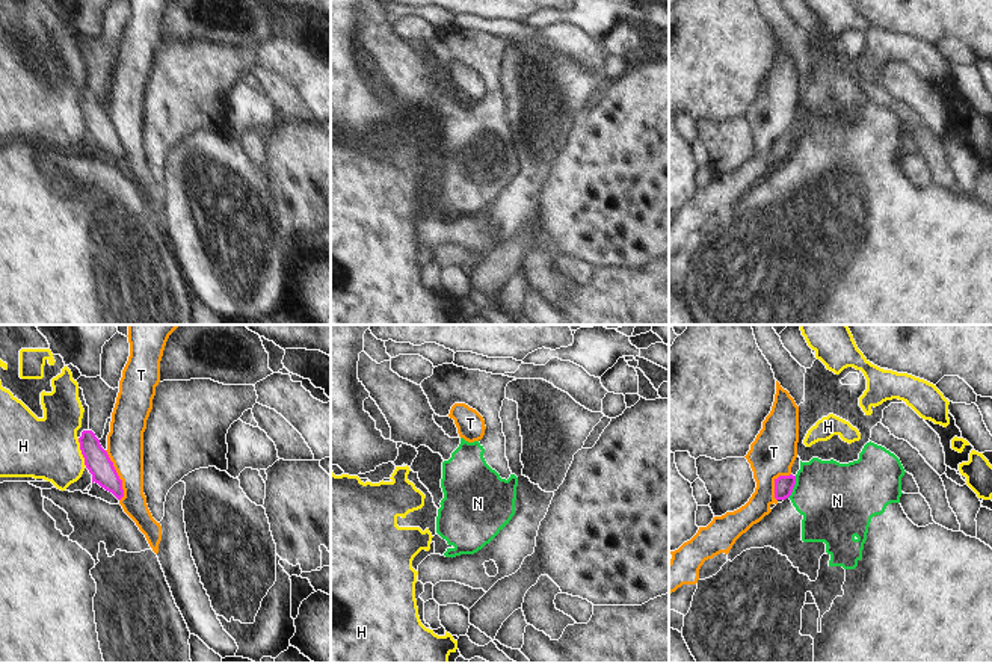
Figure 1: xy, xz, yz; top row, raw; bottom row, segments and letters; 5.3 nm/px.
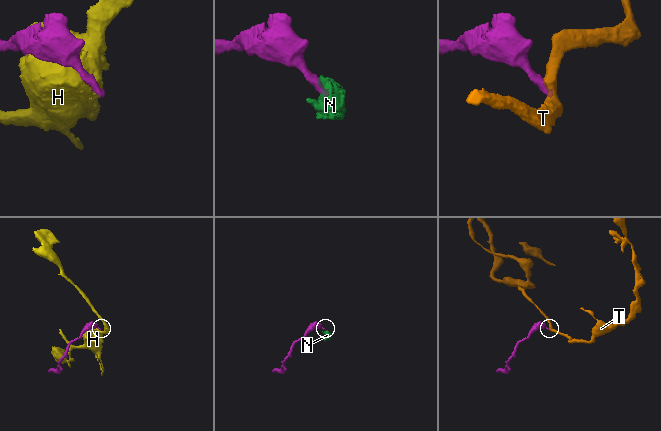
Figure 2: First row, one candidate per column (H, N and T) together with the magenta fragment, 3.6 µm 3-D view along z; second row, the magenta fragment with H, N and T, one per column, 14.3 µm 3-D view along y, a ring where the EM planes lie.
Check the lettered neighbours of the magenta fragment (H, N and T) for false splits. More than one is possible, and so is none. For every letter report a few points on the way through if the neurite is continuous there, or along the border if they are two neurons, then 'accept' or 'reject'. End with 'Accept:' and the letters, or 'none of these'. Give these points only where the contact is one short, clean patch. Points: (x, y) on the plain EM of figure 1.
H: reject
N: border along yz (796, 138), (793, 153), (787, 159); reject
T: border along xy (104, 112), (121, 142), (123, 159), (120, 162); reject
Accept: none of these

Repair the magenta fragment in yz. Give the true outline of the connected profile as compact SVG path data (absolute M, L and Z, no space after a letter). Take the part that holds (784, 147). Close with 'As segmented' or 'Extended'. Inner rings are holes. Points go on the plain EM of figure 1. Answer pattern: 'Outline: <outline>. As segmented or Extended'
Outline: M779 137L775 140L775 160L785 162L791 157L793 150L796 146L796 137Z. As segmented

